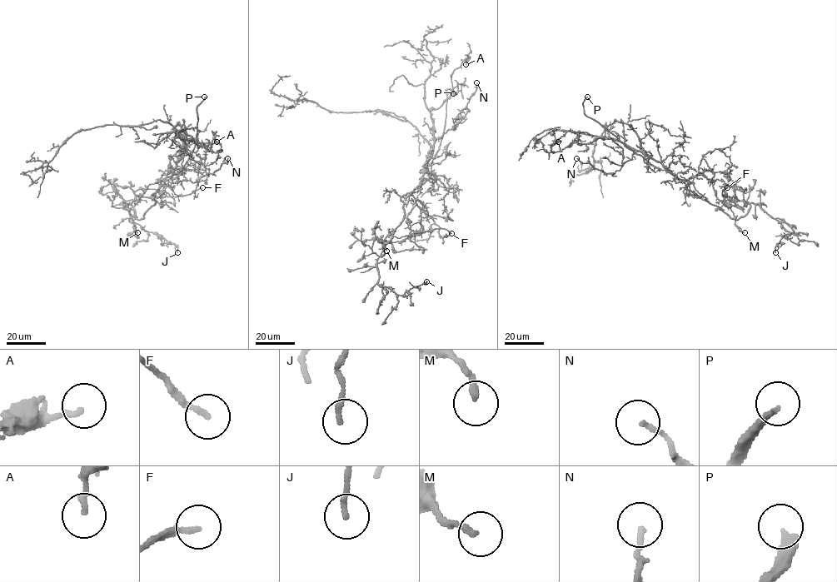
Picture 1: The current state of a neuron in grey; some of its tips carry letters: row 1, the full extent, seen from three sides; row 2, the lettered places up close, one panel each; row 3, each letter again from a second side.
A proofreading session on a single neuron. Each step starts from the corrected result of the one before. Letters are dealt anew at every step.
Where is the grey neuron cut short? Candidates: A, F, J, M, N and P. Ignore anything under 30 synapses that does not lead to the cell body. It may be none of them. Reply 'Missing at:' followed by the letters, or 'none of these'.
Missing at: P

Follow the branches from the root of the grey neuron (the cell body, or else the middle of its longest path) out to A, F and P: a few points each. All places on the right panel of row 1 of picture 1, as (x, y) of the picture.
A: (648, 156), (616, 140), (601, 138), (587, 143), (570, 142), (560, 151), (552, 152), (550, 145), (558, 141)
F: (648, 156), (681, 179), (690, 194), (738, 220), (749, 204), (724, 196), (722, 191), (727, 187)
P: (648, 156), (659, 161), (673, 174), (651, 165), (588, 117), (583, 105), (587, 96)

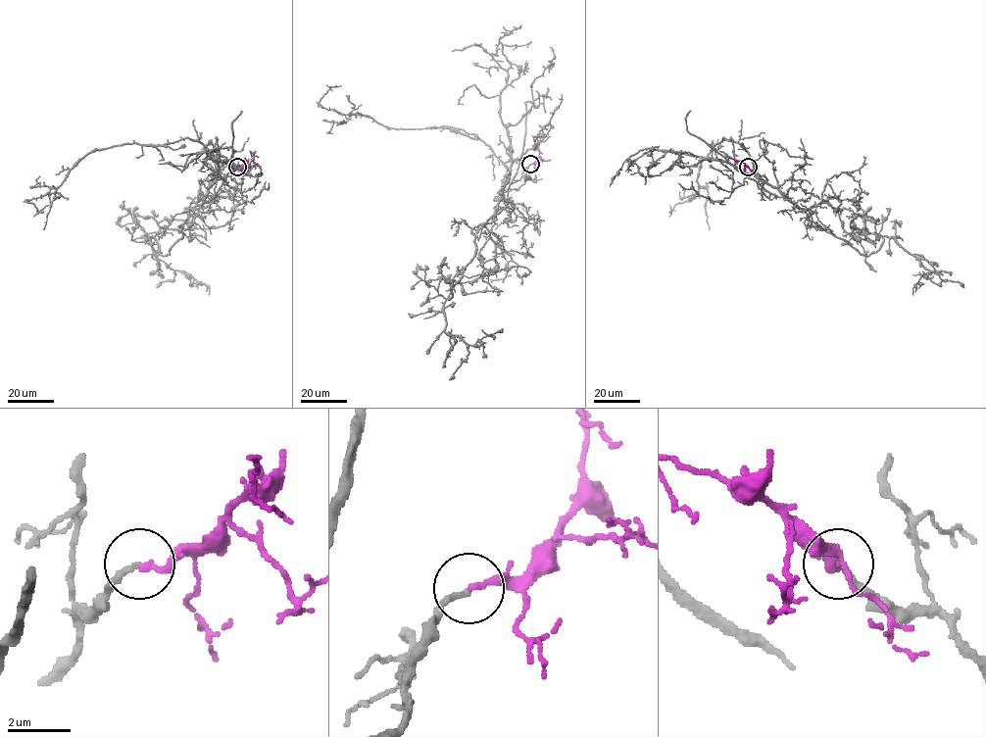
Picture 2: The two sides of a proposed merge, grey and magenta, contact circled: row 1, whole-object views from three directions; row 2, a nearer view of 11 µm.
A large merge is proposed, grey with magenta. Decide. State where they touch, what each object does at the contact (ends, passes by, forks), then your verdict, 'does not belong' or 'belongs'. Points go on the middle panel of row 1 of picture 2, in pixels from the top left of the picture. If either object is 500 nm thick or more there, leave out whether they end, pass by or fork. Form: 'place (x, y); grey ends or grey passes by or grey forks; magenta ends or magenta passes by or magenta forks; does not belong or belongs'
place (530, 164); grey ends; magenta ends; belongs

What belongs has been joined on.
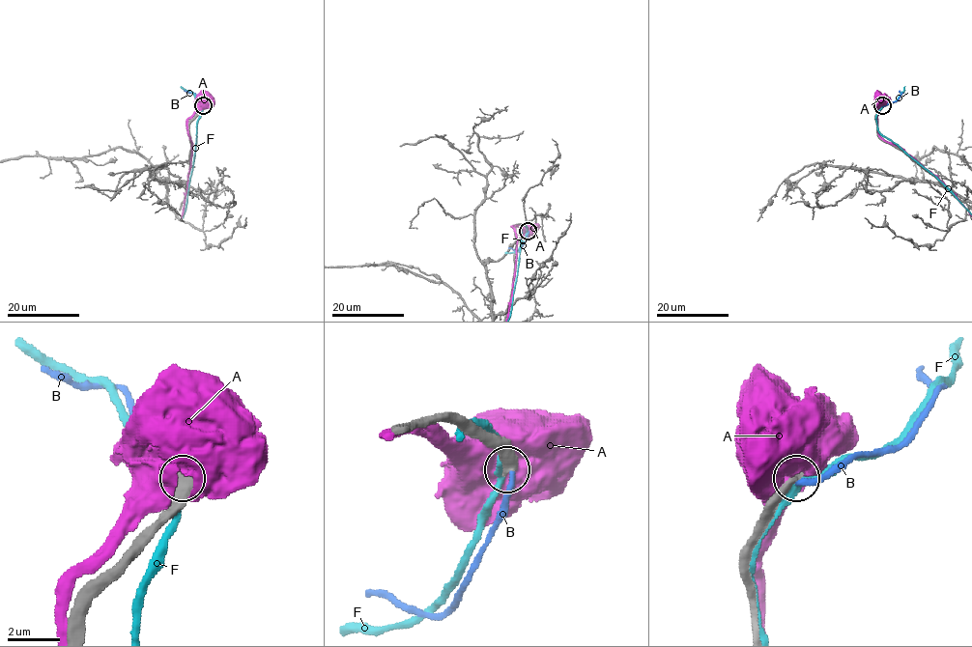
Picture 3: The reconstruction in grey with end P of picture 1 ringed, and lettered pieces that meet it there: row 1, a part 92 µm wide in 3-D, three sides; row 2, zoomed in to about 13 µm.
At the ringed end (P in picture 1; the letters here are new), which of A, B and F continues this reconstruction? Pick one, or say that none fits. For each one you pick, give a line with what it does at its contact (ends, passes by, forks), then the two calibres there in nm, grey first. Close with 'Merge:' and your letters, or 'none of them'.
Merge: none of them

